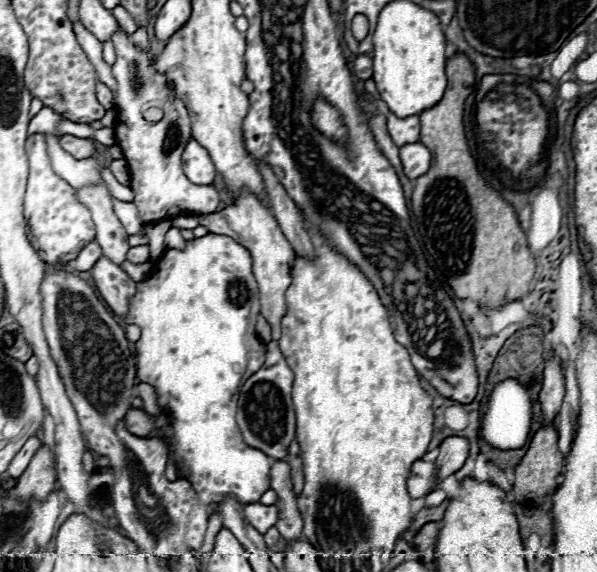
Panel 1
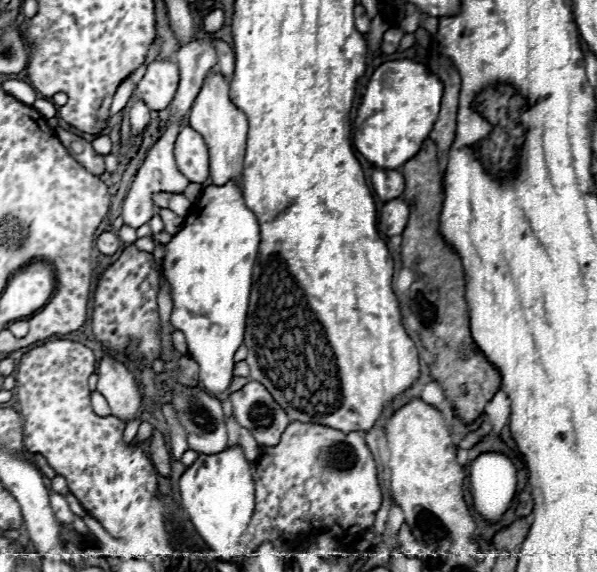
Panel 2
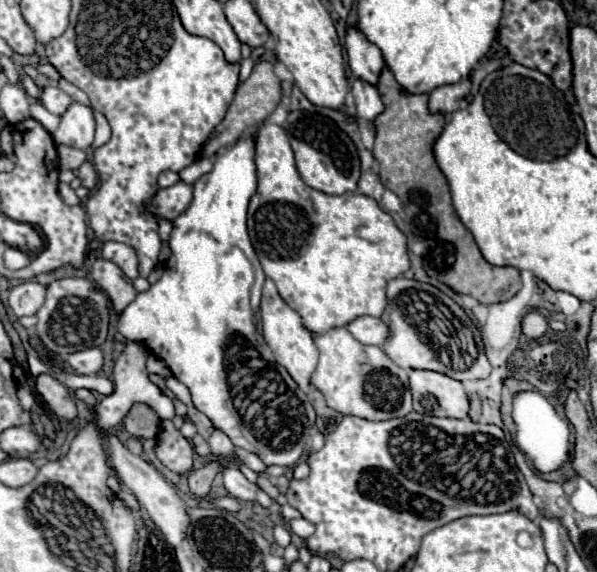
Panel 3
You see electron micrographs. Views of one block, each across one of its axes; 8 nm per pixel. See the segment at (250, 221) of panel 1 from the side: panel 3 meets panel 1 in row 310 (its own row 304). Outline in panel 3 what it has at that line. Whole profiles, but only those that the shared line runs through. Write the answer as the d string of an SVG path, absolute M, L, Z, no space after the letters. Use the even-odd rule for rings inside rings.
M266 278L266 284L264 284L260 316L262 316L264 340L272 348L272 352L276 356L276 362L284 364L284 368L294 378L294 382L300 386L300 390L308 394L310 376L312 376L312 372L316 370L316 364L318 364L318 348L312 340L312 334L302 326L300 316L292 308L288 308L288 304L280 298L280 294L276 292L276 286L270 278Z

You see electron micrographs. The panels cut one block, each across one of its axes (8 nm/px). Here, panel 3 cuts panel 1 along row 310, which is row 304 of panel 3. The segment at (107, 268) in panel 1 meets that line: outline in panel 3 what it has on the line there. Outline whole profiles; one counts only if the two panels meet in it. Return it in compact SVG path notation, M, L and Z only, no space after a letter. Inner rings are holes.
M98 258L92 266L92 276L94 282L110 296L116 312L122 312L136 298L132 280L126 278L126 274L114 262Z

